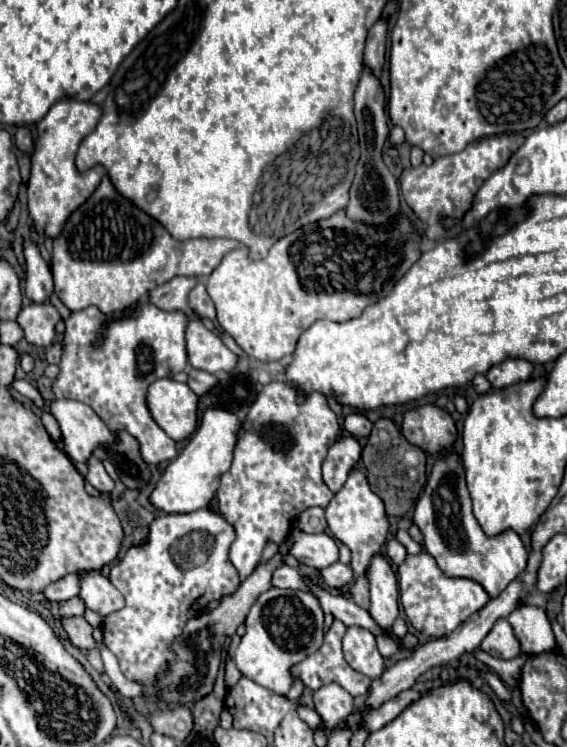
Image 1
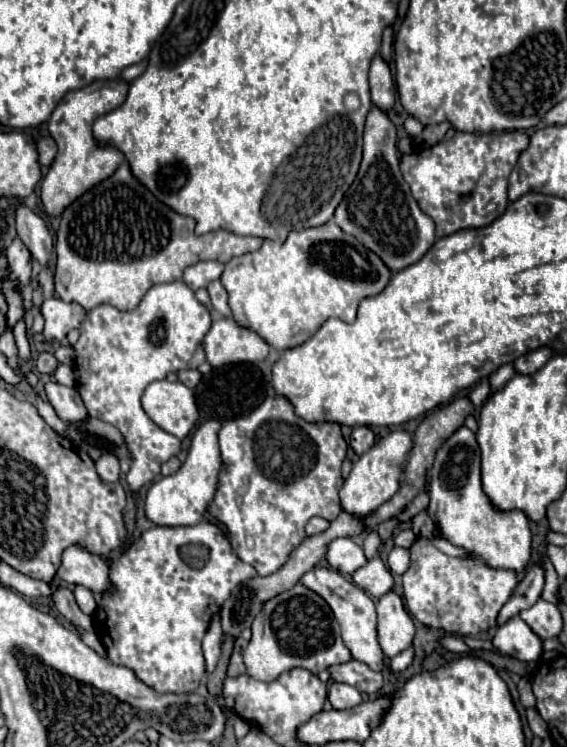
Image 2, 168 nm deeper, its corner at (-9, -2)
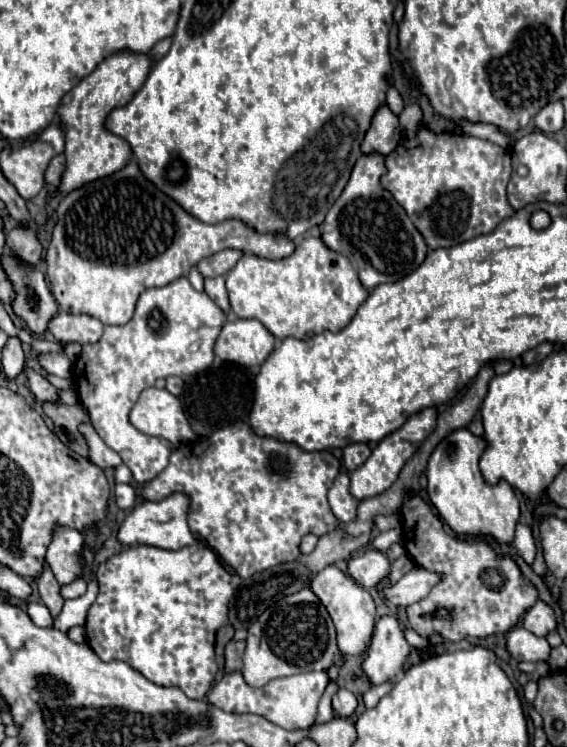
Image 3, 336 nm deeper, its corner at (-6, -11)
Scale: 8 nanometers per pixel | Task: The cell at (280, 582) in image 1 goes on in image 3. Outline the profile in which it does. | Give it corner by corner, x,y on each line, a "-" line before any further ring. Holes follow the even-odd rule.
335,565
325,567
321,573
317,573
311,581
311,591
321,599
321,603
327,607
337,633
339,633
339,649
347,655
361,655
373,635
375,625
375,603
367,589
357,585
345,571
341,571

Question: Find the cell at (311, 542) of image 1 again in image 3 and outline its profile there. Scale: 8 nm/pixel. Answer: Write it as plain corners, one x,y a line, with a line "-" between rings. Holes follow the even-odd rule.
369,549
363,555
351,557
347,575
351,575
361,587
371,589
383,583
391,573
391,561
387,559
385,553

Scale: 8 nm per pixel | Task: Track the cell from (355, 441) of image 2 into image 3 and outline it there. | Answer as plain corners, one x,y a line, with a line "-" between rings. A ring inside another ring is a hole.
351,443
343,449
343,465
347,471
355,471
369,455
371,449
365,443

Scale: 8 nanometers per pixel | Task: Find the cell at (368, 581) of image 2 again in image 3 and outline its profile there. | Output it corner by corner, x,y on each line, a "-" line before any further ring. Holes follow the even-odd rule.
413,567
407,575
403,575
393,587
385,589
385,597
399,607
417,603
429,595
429,591
441,581
439,573
433,573
423,567

